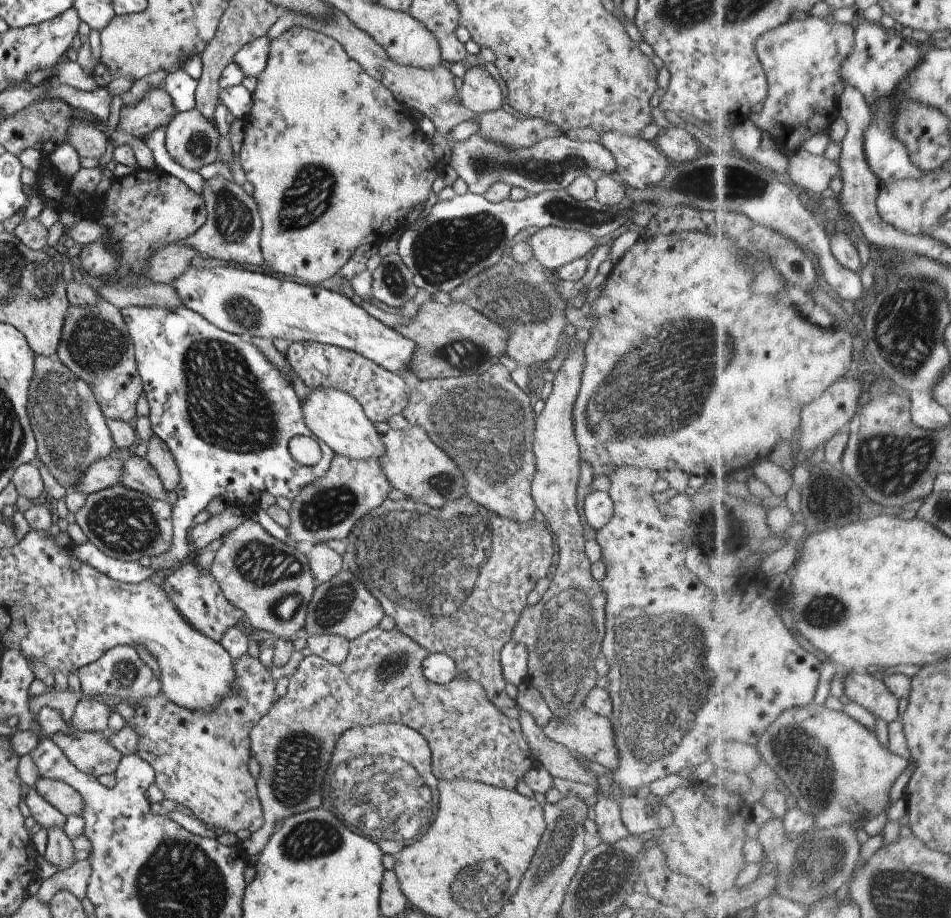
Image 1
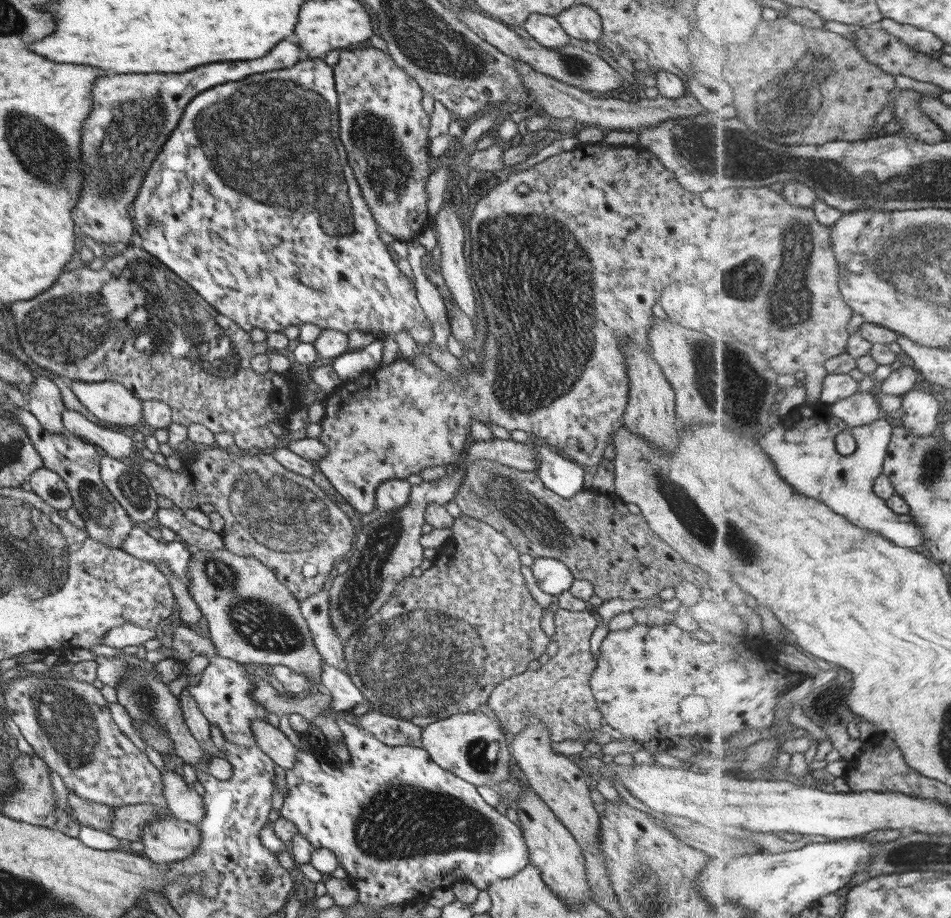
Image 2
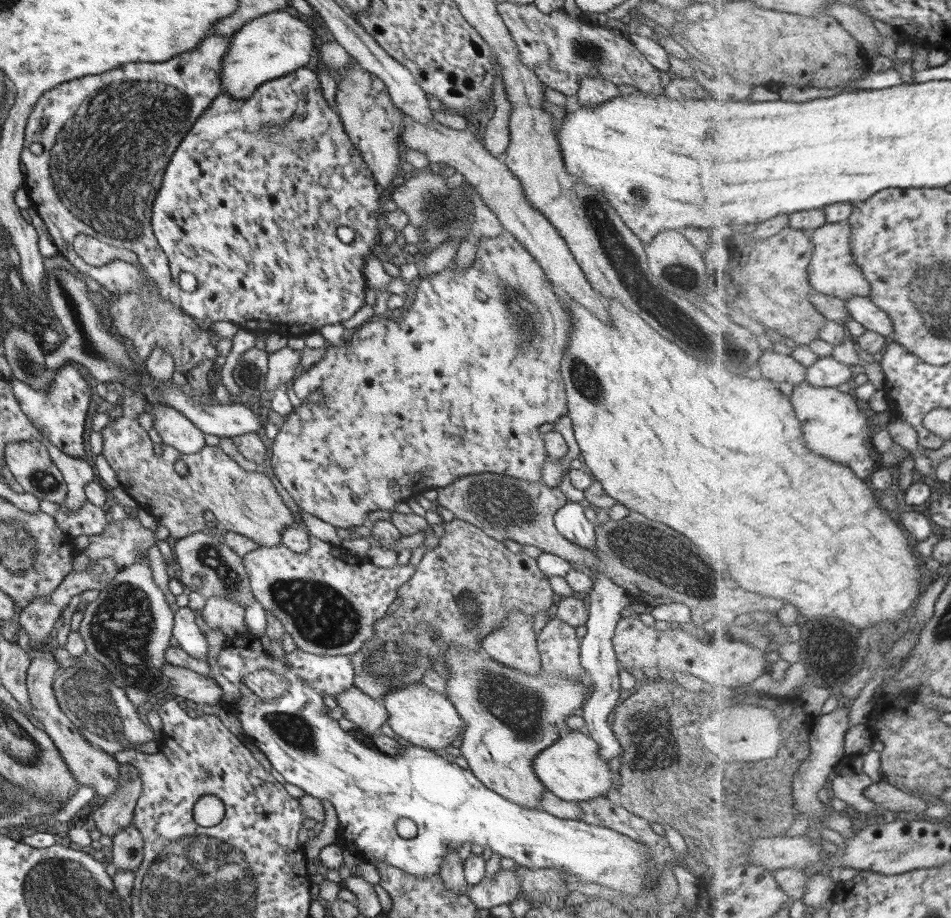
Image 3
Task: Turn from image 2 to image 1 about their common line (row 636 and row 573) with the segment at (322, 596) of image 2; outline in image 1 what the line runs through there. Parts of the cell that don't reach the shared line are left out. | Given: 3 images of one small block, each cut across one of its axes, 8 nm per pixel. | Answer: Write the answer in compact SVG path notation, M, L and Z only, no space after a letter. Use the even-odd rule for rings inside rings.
M323 543L315 544L307 555L308 567L315 583L327 582L343 569L340 555Z

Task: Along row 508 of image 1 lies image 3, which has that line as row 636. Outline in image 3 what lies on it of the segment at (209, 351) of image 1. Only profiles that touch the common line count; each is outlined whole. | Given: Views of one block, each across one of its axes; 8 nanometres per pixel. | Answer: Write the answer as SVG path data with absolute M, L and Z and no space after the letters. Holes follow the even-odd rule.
M179 607L174 612L172 636L189 656L206 661L207 641L195 624L195 614L189 607ZM249 634L238 635L224 642L217 653L217 666L221 674L238 688L240 697L223 704L223 707L239 720L243 733L253 739L255 747L267 757L273 770L282 776L284 782L297 786L306 796L319 801L327 800L333 806L338 822L337 843L349 840L365 861L387 863L408 875L429 876L439 873L443 855L457 851L461 844L470 842L483 849L489 848L499 859L510 858L521 868L555 869L559 873L571 874L581 884L593 882L607 886L621 892L622 896L645 896L658 885L657 878L661 875L662 866L657 866L655 872L645 872L643 863L648 855L648 848L624 834L599 825L557 818L543 812L541 808L513 804L485 788L468 769L463 770L457 764L447 762L443 755L429 749L405 746L399 756L391 756L379 752L370 743L364 744L347 734L347 731L338 726L337 721L327 716L329 709L323 705L321 694L334 697L352 686L353 667L348 655L319 656L296 648L285 654L285 658L290 668L285 666L285 662L264 651L258 639ZM262 668L287 681L287 688L280 697L264 701L243 684L242 678L248 672ZM399 818L409 818L415 822L417 832L412 839L402 839L397 835L395 822Z

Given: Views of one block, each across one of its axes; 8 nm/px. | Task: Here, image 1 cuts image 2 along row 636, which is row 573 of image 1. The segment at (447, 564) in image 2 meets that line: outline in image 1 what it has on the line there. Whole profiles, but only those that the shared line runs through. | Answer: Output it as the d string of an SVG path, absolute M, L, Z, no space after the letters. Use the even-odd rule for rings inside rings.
M465 495L453 502L446 502L438 509L431 508L423 503L411 502L411 500L393 501L385 499L382 503L379 503L379 506L359 517L344 540L346 547L345 552L341 556L343 567L357 578L359 582L362 582L365 590L370 592L372 597L375 597L375 600L381 605L384 616L388 616L393 620L395 629L401 634L408 636L419 646L422 646L428 654L443 653L451 657L456 670L477 681L483 687L486 697L491 704L495 705L495 708L500 710L516 706L516 701L509 698L503 689L506 682L504 681L499 662L500 650L505 643L510 641L512 626L526 605L525 598L527 598L527 594L552 569L553 542L551 542L551 533L544 522L537 523L534 520L530 520L529 523L525 524L516 523L513 520L499 517L482 506L476 505Z

